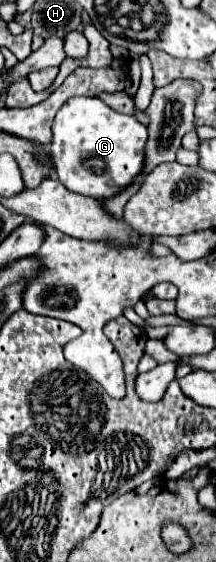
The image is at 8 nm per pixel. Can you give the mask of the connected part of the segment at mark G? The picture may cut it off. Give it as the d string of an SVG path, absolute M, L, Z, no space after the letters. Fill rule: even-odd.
M77 96L59 108L49 152L65 188L91 198L109 198L129 186L141 172L145 142L147 128L135 116L119 114L99 98Z

